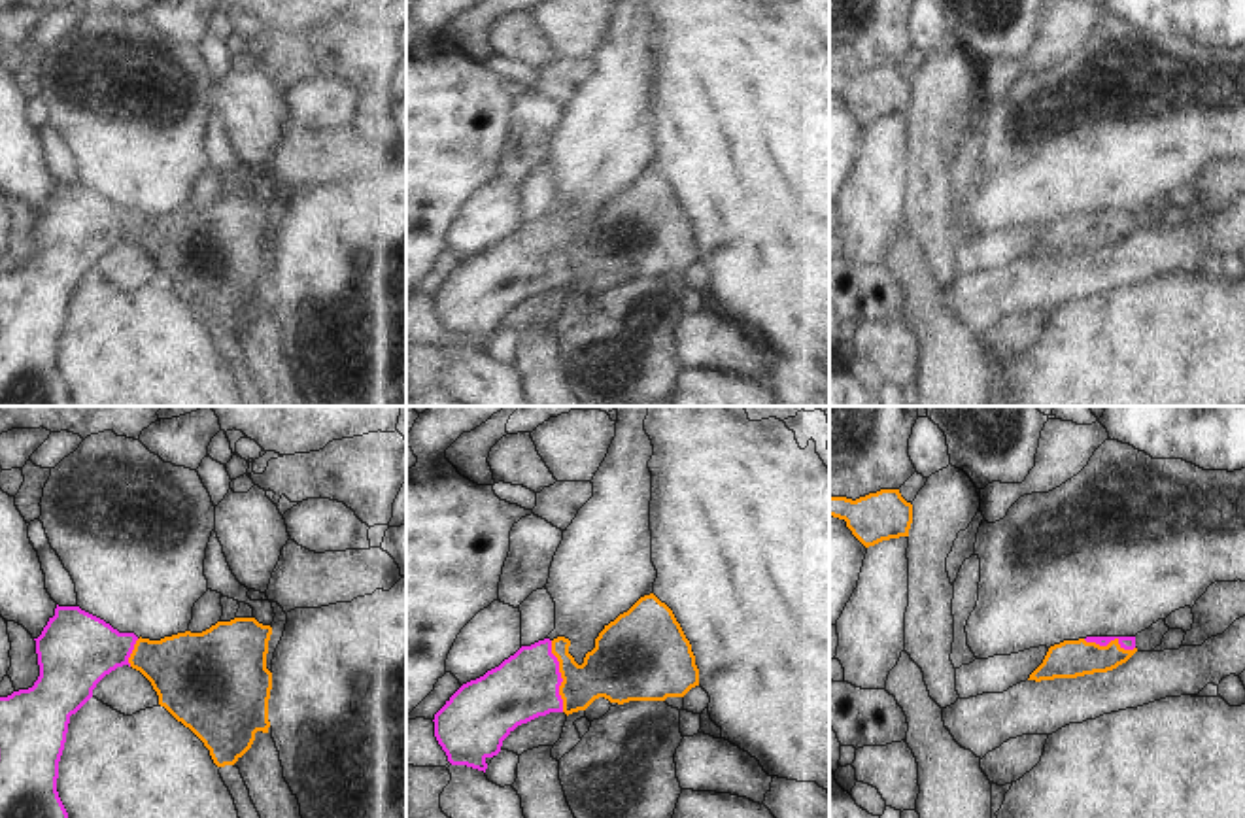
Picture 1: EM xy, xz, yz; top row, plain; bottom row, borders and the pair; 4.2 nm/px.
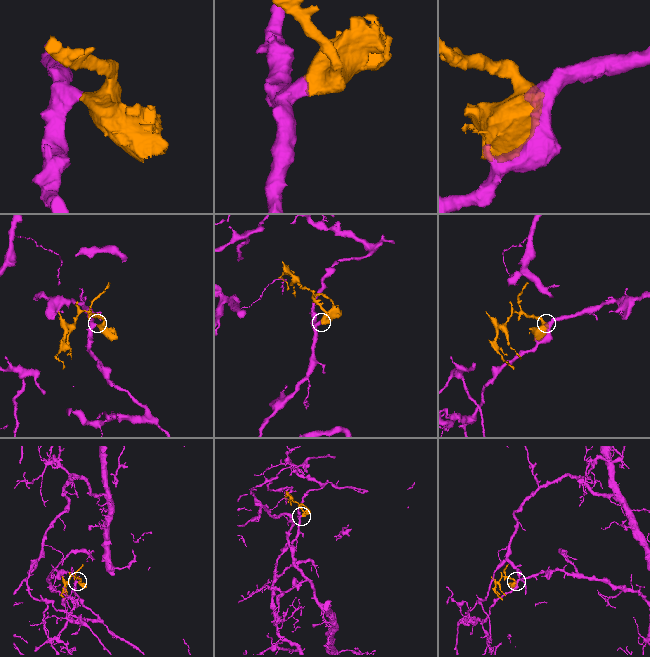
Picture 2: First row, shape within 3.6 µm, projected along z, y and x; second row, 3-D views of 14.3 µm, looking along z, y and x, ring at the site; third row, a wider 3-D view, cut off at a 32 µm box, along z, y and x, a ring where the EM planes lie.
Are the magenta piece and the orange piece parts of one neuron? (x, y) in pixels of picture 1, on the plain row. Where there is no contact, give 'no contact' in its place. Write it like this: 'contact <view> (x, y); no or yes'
contact xz (560, 254); yes

